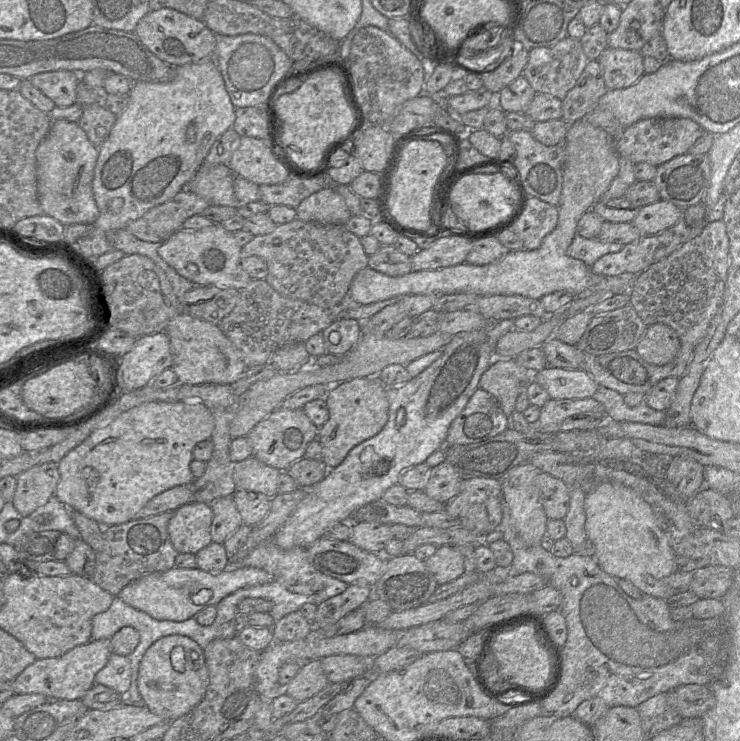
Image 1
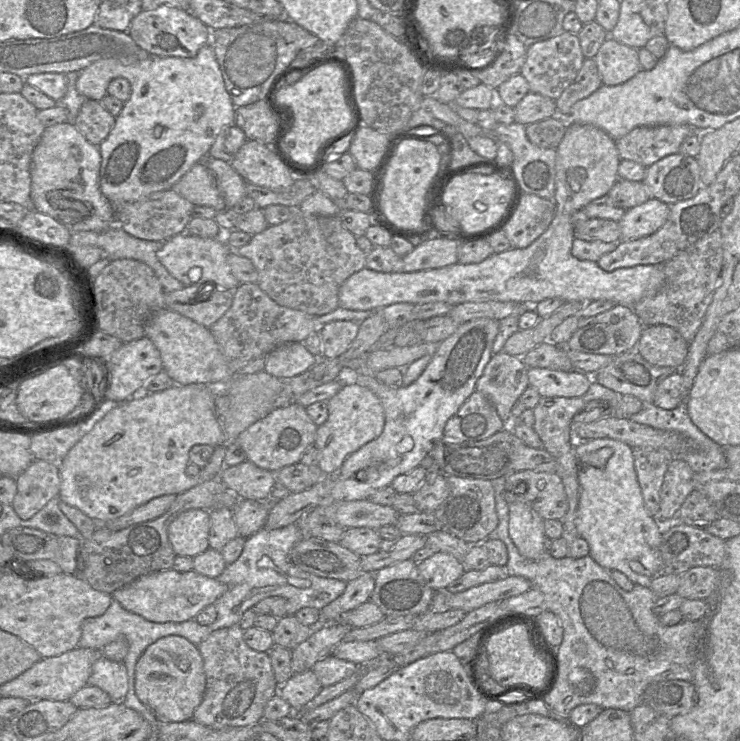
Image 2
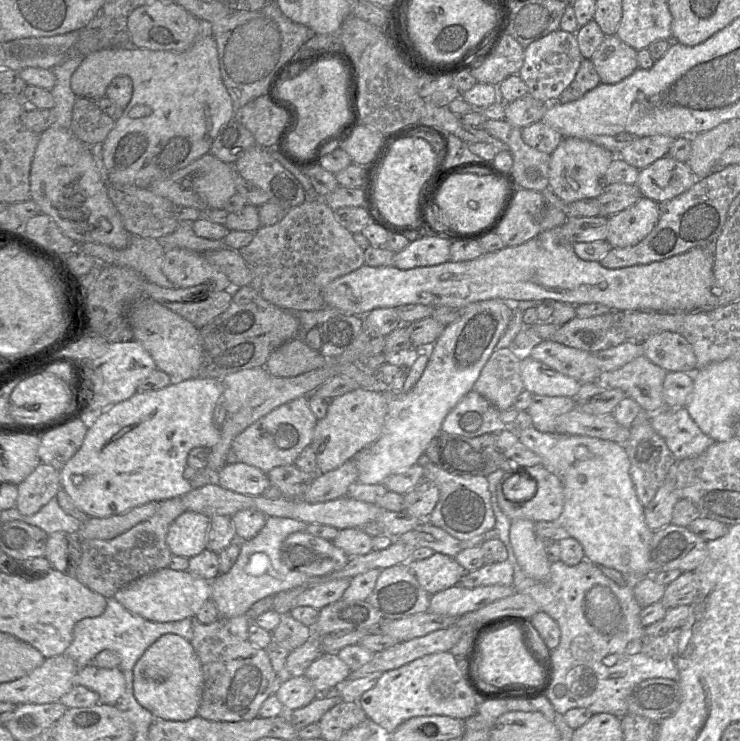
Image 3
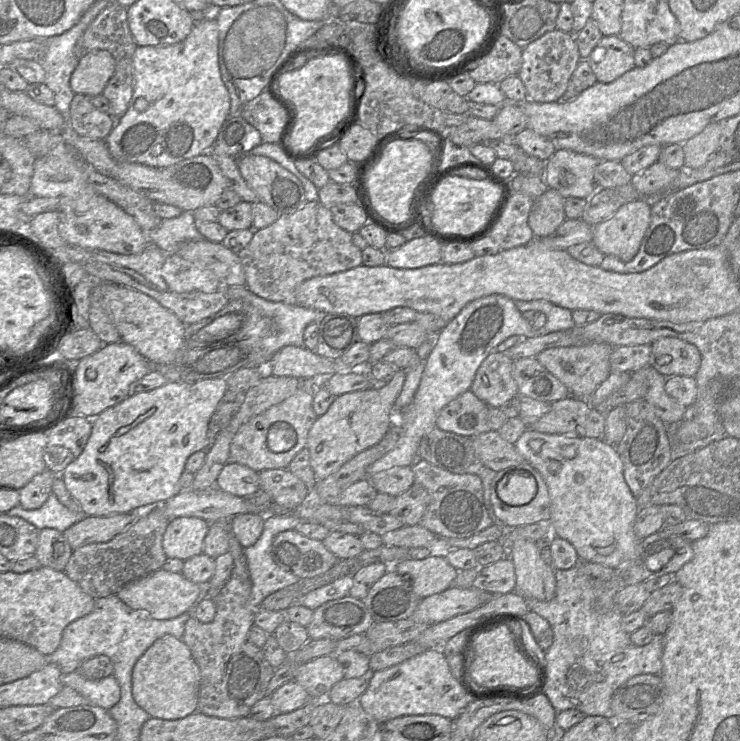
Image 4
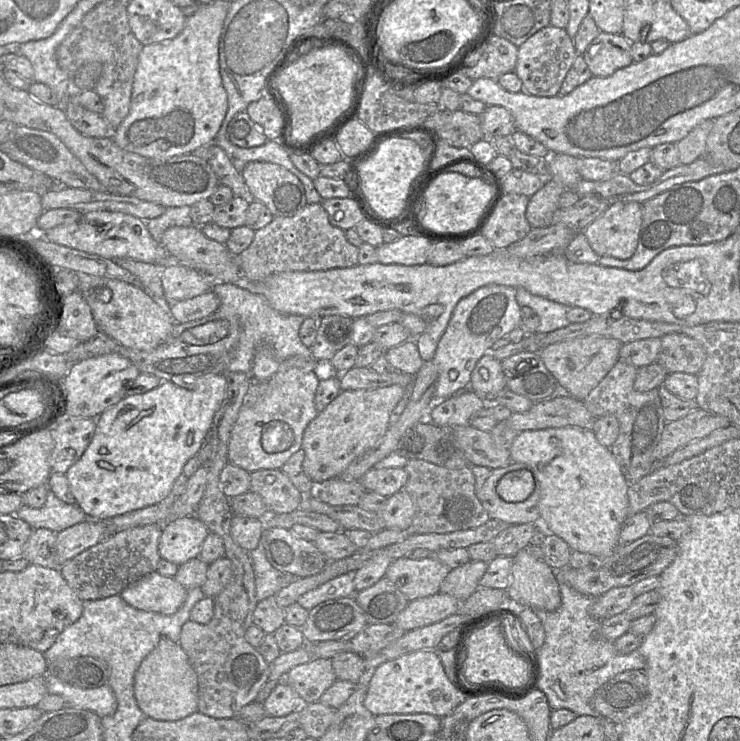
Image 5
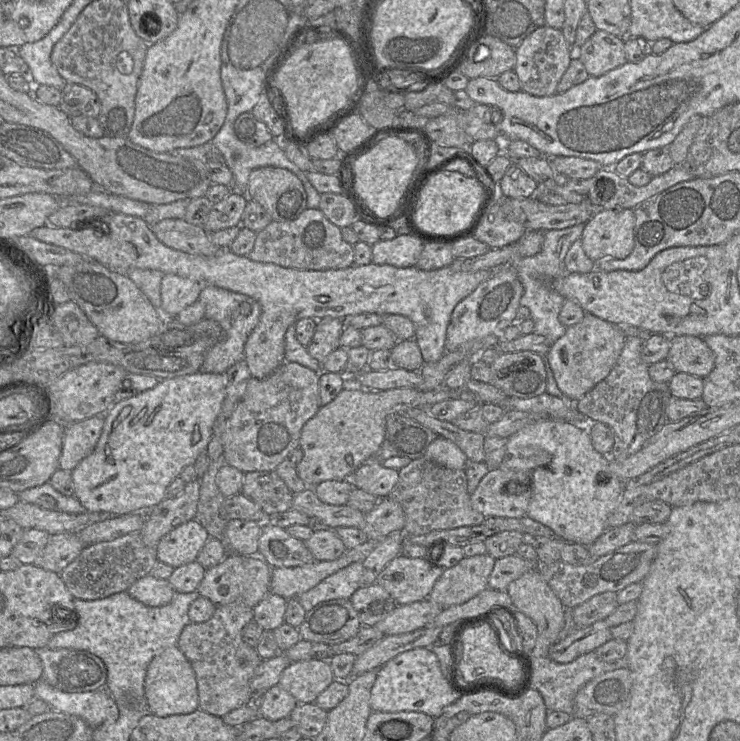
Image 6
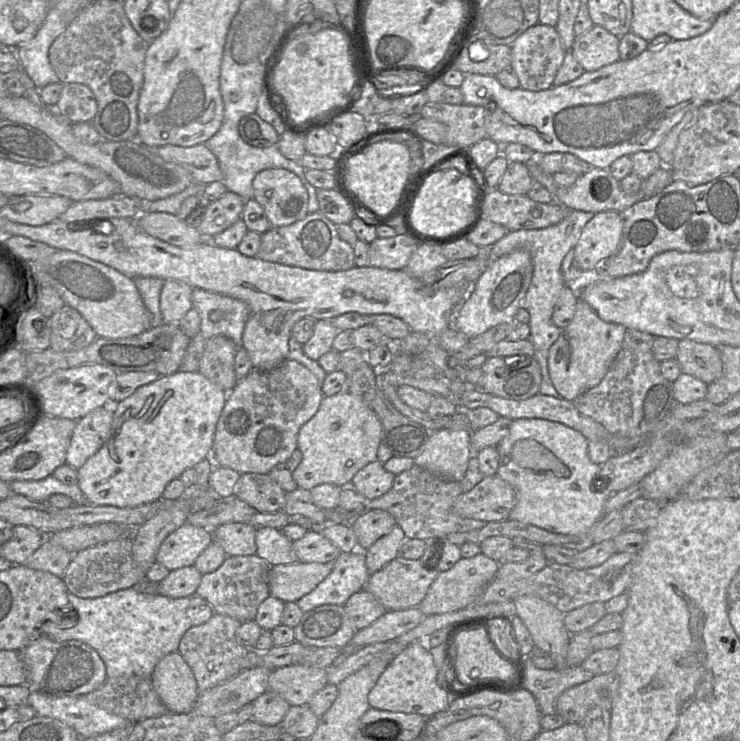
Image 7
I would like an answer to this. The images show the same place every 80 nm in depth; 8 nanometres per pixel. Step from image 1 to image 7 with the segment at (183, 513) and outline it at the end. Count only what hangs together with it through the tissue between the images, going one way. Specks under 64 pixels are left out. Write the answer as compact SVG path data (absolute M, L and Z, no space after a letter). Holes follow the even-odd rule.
M185 522L161 543L155 561L168 570L191 566L213 541L213 532Z

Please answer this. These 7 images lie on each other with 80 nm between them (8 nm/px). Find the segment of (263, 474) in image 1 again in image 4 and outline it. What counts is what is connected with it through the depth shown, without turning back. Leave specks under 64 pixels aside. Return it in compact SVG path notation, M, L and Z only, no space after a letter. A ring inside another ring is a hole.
M229 461L218 475L216 487L238 497L249 497L260 489L259 474L247 466Z

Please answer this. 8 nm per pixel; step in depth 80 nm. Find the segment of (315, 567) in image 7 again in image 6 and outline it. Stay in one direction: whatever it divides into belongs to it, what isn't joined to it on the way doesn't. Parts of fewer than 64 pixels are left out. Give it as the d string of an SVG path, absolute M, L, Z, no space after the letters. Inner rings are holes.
M368 539L359 546L346 549L339 558L331 561L316 560L298 567L272 568L270 592L287 600L297 598L340 569L353 562L363 562L378 542L379 540Z

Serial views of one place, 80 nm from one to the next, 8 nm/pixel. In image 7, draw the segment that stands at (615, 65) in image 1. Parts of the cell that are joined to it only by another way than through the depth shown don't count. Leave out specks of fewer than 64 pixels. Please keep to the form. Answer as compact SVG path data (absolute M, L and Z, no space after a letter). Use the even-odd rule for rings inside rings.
M593 25L587 32L576 36L570 51L585 71L596 71L620 60L619 40L605 28Z

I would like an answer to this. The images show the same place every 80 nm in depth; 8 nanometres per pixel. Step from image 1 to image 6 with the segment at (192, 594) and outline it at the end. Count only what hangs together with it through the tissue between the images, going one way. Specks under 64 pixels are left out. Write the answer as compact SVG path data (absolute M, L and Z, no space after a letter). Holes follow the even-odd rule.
M151 574L133 583L127 592L135 600L150 607L168 604L176 593L167 579L156 578Z

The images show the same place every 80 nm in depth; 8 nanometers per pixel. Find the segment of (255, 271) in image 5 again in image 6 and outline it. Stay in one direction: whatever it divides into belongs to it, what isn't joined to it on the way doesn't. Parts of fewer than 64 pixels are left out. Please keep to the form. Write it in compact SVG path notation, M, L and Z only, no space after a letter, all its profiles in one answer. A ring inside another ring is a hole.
M307 208L294 220L273 220L269 223L257 233L254 247L246 256L252 261L272 263L285 268L300 270L343 269L354 265L354 246L343 239L341 229L330 222L319 208Z

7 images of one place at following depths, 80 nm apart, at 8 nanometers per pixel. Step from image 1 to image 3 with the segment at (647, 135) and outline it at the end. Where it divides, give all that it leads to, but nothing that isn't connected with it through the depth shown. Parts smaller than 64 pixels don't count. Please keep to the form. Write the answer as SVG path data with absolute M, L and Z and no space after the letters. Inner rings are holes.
M661 134L638 138L625 146L616 156L637 169L644 169L667 156L675 139Z

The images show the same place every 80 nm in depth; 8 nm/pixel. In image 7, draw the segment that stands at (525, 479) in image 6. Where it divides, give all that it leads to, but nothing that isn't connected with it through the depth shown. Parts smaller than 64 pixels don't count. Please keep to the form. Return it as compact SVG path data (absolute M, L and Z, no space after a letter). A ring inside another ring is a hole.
M498 475L484 476L468 492L454 501L454 510L465 518L484 522L508 519L516 502L513 487Z

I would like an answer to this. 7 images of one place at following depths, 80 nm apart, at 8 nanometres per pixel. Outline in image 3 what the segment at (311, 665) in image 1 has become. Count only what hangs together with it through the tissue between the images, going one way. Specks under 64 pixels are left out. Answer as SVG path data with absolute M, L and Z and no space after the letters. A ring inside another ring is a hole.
M301 675L280 683L275 695L286 711L294 711L312 702L318 692L312 682L305 675Z

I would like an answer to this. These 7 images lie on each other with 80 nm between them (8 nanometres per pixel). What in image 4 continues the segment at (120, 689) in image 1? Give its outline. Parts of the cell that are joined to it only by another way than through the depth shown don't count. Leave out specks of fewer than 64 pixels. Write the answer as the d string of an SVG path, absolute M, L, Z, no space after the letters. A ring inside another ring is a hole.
M72 672L62 676L62 683L81 694L87 700L87 704L101 707L107 711L115 706L121 697L120 686L113 675L91 681L78 672Z

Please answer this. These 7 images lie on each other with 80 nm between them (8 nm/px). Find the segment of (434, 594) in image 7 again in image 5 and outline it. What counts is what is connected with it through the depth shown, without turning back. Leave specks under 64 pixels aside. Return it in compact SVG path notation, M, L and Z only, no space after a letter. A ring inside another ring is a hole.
M470 561L460 567L450 569L440 585L440 592L449 594L460 601L467 600L478 588L488 564Z

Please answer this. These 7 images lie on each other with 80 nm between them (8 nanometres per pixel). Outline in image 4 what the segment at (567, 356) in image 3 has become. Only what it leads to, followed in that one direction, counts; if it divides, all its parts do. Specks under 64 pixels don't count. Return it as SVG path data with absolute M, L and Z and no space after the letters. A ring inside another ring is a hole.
M602 342L554 347L540 352L536 359L568 388L571 396L586 400L611 373L610 355L614 348Z

